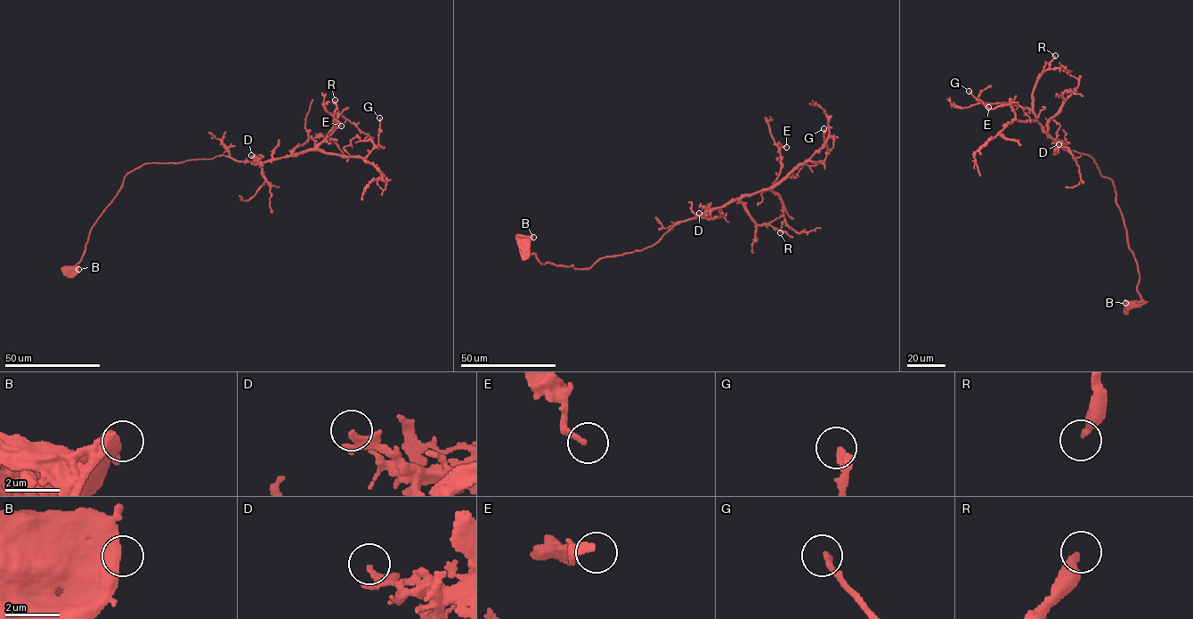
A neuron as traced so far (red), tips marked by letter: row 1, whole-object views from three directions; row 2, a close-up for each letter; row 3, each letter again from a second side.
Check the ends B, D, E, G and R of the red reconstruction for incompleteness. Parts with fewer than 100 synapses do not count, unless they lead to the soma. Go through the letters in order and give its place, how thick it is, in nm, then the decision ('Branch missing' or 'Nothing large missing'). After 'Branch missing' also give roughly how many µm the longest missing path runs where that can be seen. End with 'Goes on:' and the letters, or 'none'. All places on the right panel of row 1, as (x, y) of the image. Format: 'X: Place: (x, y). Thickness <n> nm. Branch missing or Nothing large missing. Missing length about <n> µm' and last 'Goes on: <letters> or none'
B: Place: (1125, 303). Thickness 700 nm. Nothing large missing
D: Place: (1059, 144). Thickness 150 nm. Nothing large missing
E: Place: (988, 107). Thickness 190 nm. Nothing large missing
G: Place: (969, 91). Thickness 240 nm. Nothing large missing
R: Place: (1055, 55). Thickness 280 nm. Nothing large missing
Goes on: none

